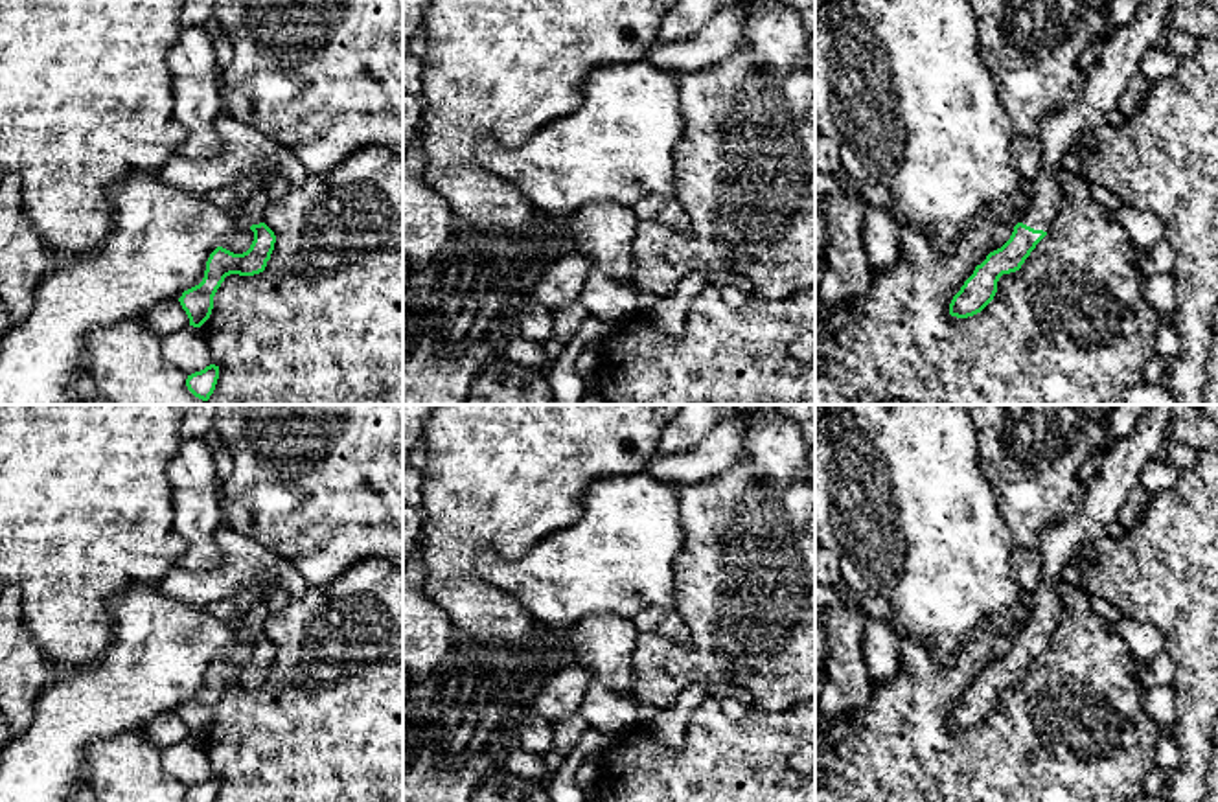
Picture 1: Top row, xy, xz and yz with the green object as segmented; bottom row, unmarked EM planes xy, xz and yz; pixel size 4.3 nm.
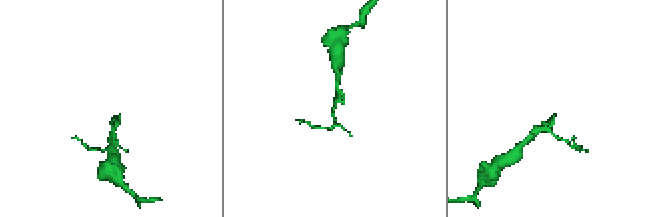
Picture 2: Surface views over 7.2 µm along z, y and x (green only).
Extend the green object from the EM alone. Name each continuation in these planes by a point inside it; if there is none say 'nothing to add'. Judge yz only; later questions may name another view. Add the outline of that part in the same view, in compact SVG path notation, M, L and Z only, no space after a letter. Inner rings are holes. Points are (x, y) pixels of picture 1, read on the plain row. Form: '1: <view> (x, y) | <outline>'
1: yz (1123, 462) | M1148 405L1130 436L1109 441L1098 473L1084 482L1082 502L1074 515L1041 532L1038 543L1041 572L1023 636L1049 644L1063 614L1058 594L1063 568L1073 563L1084 544L1106 533L1106 526L1119 519L1119 510L1128 493L1141 484L1146 464L1163 454L1168 441L1170 408L1172 405Z

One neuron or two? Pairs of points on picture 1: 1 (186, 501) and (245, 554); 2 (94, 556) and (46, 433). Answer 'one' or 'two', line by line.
1: two
2: one

